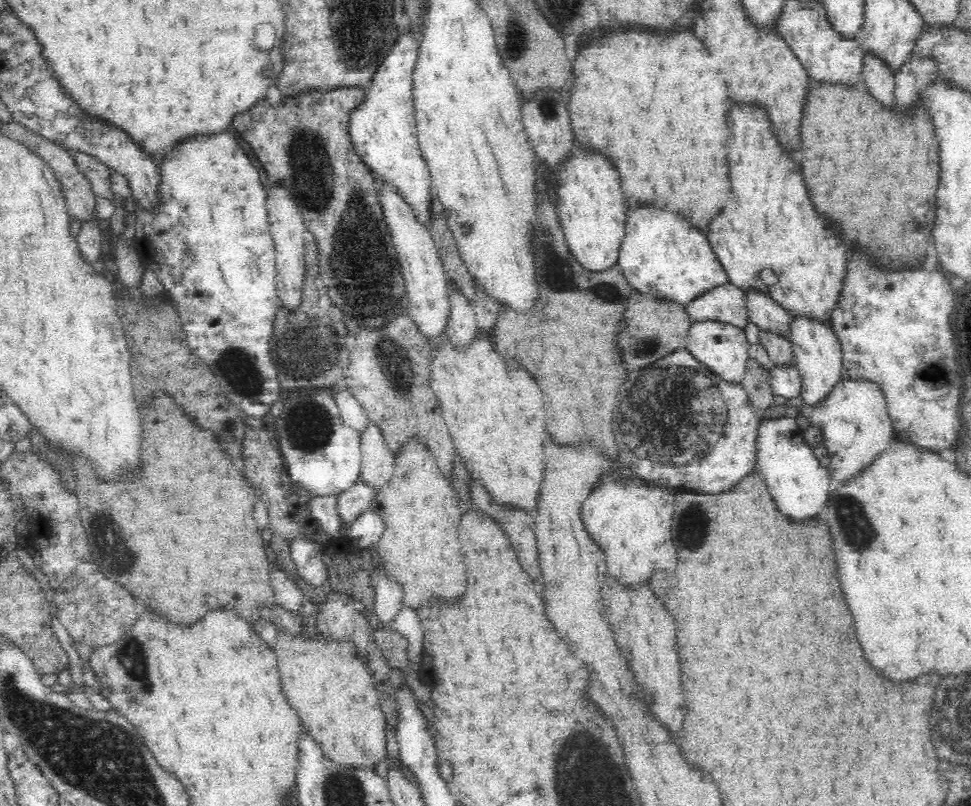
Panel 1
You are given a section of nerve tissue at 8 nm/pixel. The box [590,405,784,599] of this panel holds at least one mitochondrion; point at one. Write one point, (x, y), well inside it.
(693, 522)

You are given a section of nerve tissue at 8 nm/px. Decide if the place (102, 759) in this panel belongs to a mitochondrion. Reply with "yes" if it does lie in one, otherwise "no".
yes

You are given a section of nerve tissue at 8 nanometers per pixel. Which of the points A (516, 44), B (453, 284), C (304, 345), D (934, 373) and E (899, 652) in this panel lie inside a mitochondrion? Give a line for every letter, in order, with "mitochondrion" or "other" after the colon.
A: mitochondrion
B: other
C: mitochondrion
D: mitochondrion
E: other

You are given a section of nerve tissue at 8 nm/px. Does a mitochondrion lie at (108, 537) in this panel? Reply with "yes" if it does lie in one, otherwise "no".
yes

